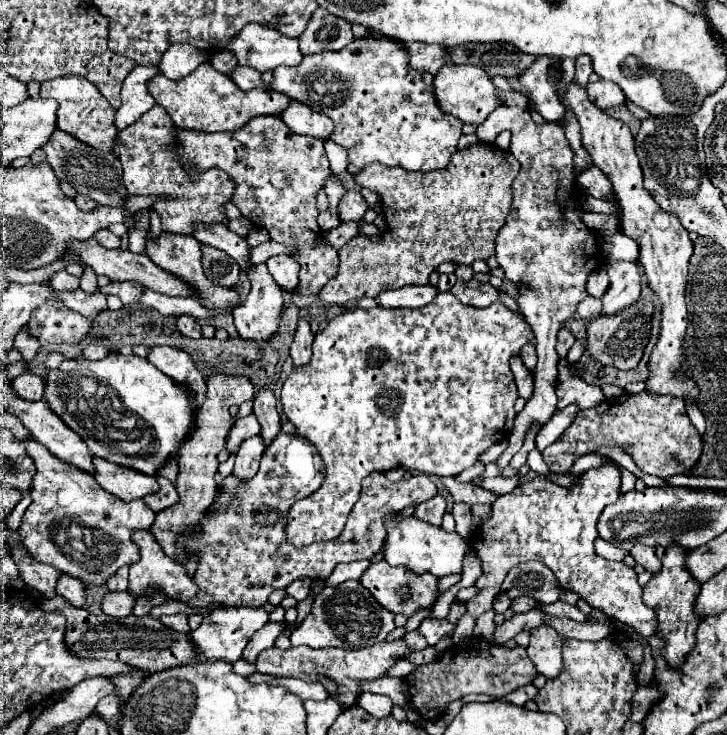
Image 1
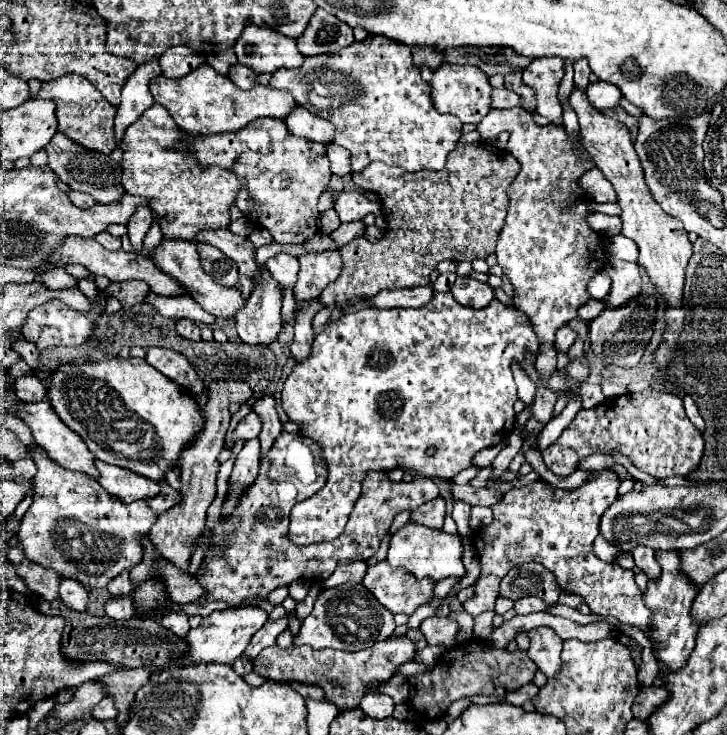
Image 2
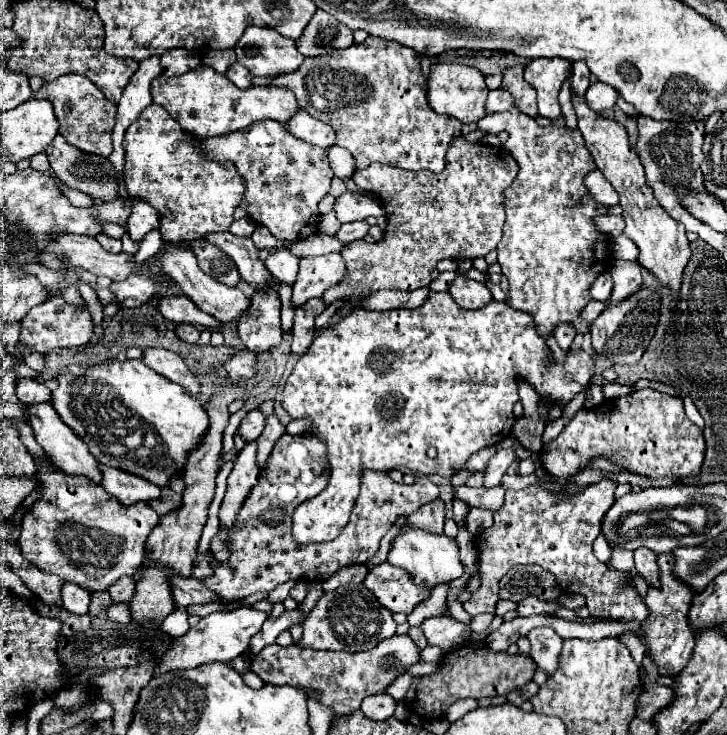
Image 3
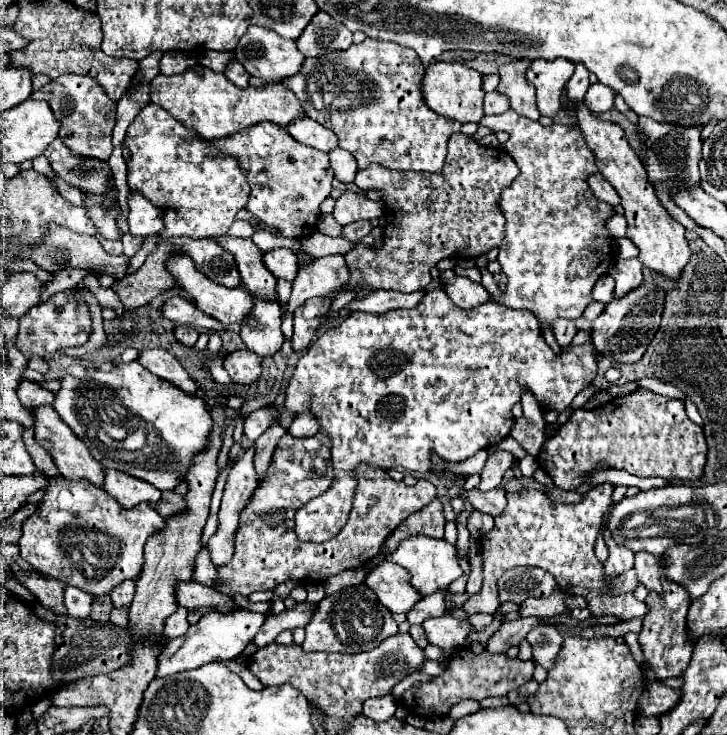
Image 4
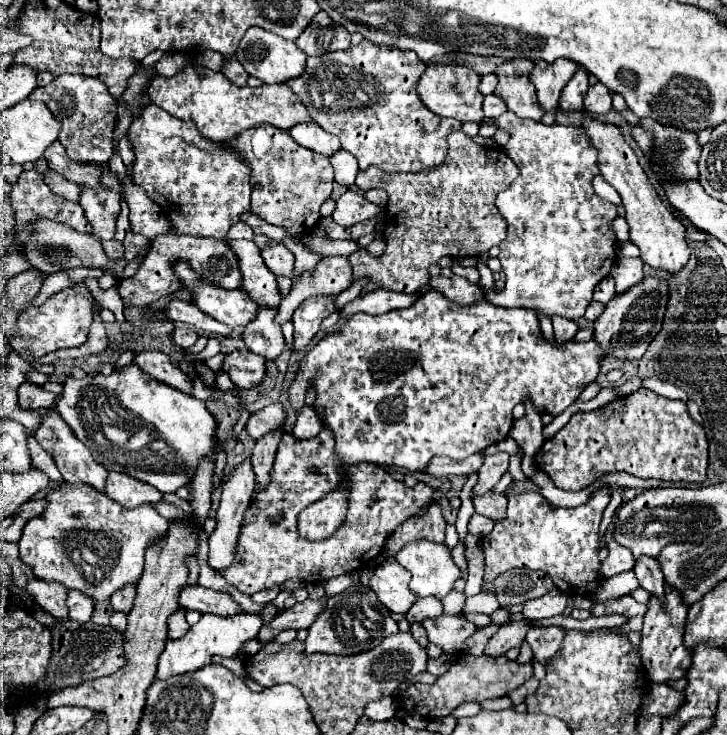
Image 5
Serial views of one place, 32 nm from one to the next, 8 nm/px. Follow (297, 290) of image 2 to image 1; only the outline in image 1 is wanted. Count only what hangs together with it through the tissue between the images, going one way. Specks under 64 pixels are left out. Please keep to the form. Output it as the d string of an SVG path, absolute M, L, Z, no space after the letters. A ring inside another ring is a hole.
M258 116L250 120L244 128L236 132L188 132L186 128L176 128L176 154L184 170L190 172L208 172L210 168L224 170L236 184L236 192L232 194L232 202L238 206L242 216L246 216L254 226L266 228L270 238L294 248L296 252L290 254L300 266L300 292L302 294L316 294L324 288L324 284L336 276L338 272L338 252L328 246L320 244L320 226L316 222L318 208L316 208L316 192L324 186L328 176L328 158L324 152L322 140L312 140L312 136L292 134L292 130L280 120L280 116Z

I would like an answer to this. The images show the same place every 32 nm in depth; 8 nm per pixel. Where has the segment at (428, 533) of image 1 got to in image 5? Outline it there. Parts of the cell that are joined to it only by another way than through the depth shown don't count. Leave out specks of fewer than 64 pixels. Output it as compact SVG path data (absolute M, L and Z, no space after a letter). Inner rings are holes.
M412 540L412 542L404 544L404 548L400 548L398 554L394 554L394 560L398 564L402 564L412 574L410 590L414 594L418 594L420 598L424 598L424 596L440 596L440 598L444 598L452 590L452 584L462 574L460 568L452 560L452 548L448 548L446 544L430 542L430 540Z

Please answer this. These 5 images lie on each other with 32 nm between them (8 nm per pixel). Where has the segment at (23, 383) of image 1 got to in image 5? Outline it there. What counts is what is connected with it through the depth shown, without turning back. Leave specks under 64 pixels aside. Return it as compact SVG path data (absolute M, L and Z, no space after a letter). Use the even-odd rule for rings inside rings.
M24 382L20 388L18 388L18 402L22 408L26 410L38 410L38 408L48 408L56 402L56 394L44 390L42 386L38 384L32 384L32 382Z

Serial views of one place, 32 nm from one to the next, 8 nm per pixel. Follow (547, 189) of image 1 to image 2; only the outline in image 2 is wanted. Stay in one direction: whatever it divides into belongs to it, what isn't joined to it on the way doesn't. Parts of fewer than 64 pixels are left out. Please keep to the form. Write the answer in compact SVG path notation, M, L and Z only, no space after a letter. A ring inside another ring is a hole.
M520 106L492 110L478 124L478 134L482 140L494 138L502 130L510 132L506 150L520 162L522 168L512 182L512 188L508 188L510 206L506 224L496 244L496 256L504 276L508 276L516 290L516 298L520 300L514 302L516 308L532 320L532 328L540 340L540 354L536 360L540 380L536 384L536 400L516 416L516 426L508 436L508 446L492 462L494 476L490 476L490 480L498 480L522 448L524 440L520 432L524 432L524 422L536 418L546 424L552 418L556 394L544 388L544 380L556 372L556 330L578 316L578 308L590 298L586 292L588 280L608 264L602 238L584 220L592 210L588 208L586 194L578 182L586 170L594 168L592 158L584 152L584 148L574 148L562 124L538 126L532 120L532 114Z

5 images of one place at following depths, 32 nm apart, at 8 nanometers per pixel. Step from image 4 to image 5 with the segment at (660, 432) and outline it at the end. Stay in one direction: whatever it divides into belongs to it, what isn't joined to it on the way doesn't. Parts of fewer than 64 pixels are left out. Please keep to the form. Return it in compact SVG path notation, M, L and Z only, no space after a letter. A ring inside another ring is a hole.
M640 388L598 410L572 414L570 422L546 440L534 460L560 490L582 490L600 474L616 470L666 482L704 482L708 442L704 428L688 416L684 402Z

